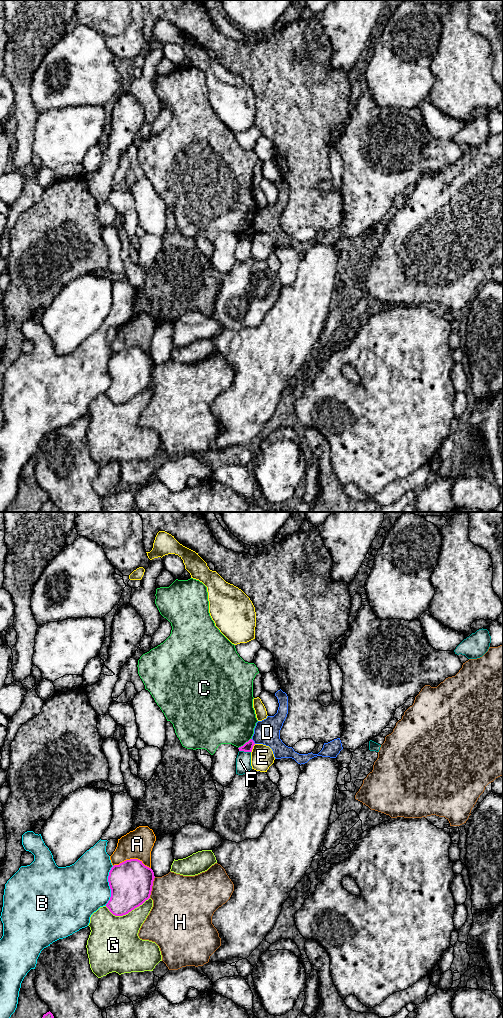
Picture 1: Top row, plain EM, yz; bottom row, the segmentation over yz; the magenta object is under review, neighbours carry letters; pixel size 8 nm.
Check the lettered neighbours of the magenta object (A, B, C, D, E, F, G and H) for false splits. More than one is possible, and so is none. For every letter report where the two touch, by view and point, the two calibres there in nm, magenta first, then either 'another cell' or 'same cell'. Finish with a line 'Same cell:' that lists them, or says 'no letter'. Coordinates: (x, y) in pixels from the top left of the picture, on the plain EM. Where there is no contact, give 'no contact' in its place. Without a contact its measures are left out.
A: contact yz (132, 347); calibres 340 and 240 nm; another cell
B: contact yz (109, 373); calibres 340 and 420 nm; another cell
C: contact yz (245, 231); calibres 80 and 440 nm; another cell
D: contact yz (253, 229); calibres 80 and 200 nm; another cell
E: contact yz (252, 236); calibres 80 and 190 nm; another cell
F: contact yz (245, 239); calibres 80 and 130 nm; another cell
G: contact yz (127, 401); calibres 340 and 400 nm; another cell
H: contact yz (151, 375); calibres 340 and 420 nm; another cell
Same cell: no letter

